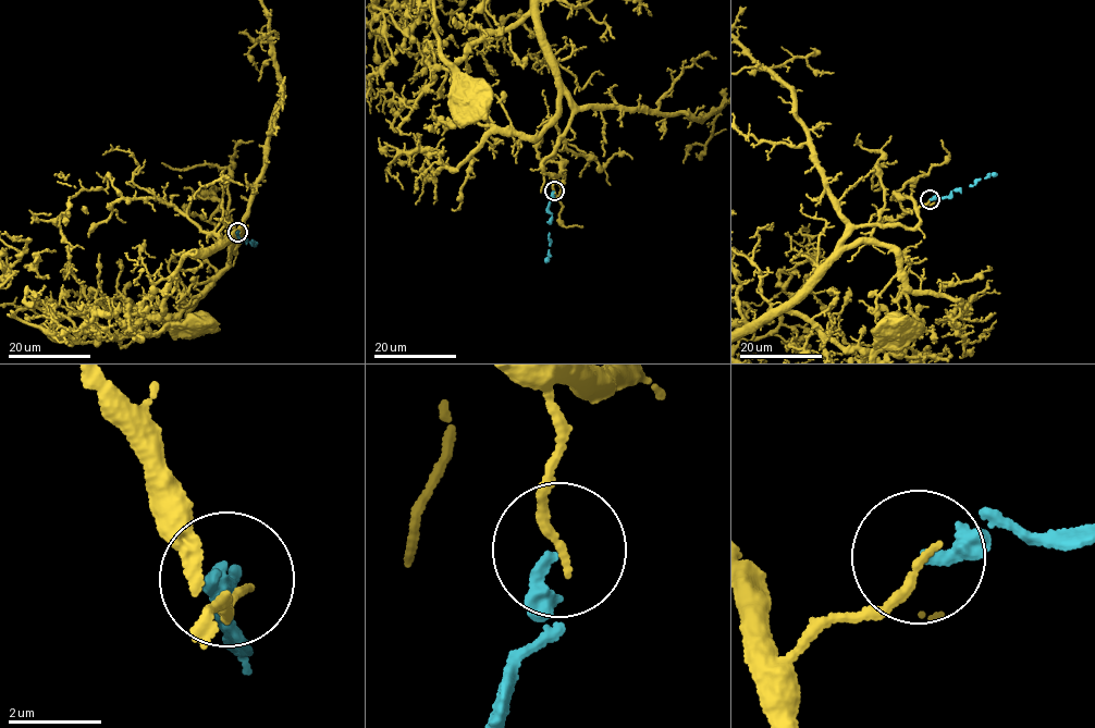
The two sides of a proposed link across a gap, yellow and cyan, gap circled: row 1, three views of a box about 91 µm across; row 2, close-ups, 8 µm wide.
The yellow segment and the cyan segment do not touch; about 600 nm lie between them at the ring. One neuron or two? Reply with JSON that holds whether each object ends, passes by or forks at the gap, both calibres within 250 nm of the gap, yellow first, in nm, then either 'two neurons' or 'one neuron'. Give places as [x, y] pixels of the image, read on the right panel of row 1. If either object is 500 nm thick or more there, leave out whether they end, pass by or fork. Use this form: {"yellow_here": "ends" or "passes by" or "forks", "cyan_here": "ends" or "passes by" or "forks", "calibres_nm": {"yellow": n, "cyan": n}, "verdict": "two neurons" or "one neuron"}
{"yellow_here": "ends", "cyan_here": "ends", "calibres_nm": {"yellow": 220, "cyan": 280}, "verdict": "two neurons"}

